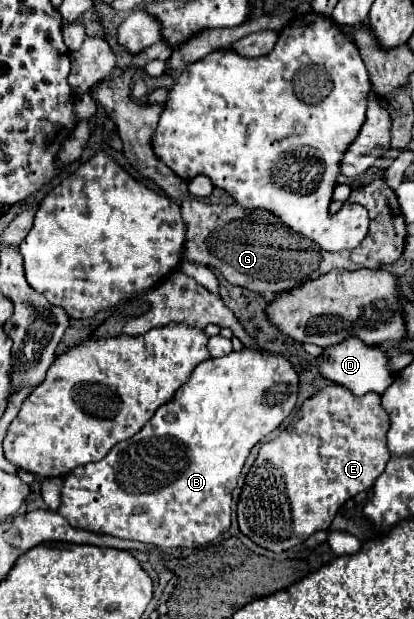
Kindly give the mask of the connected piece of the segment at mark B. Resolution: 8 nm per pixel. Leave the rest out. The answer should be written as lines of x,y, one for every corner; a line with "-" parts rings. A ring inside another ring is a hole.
245,348
241,352
231,352
229,356
223,356
223,358
209,358
205,362
201,362
193,370
189,382
177,390
175,398
169,404
157,408
155,416
151,418
151,428
149,428
149,424
143,426
135,436
115,444
115,448
111,448
111,452
103,460
99,460
95,464
87,464
83,468
75,468
75,472
67,474
67,478
63,482
63,488
61,488
61,504
59,504
57,512
73,528
97,532
97,534
109,534
109,536
115,536
115,538
139,540
139,542
153,544
153,546
159,546
159,548
197,548
197,546
209,544
211,540
215,540
217,536
221,536
229,530
229,524
231,524
231,492
237,486
237,478
243,470
243,464
245,464
251,448
257,442
261,442
267,434
271,434
291,414
291,410
297,404
297,390
299,390
299,376
293,370
291,362
283,356
275,356
275,354
269,354
269,352
255,352
255,350

